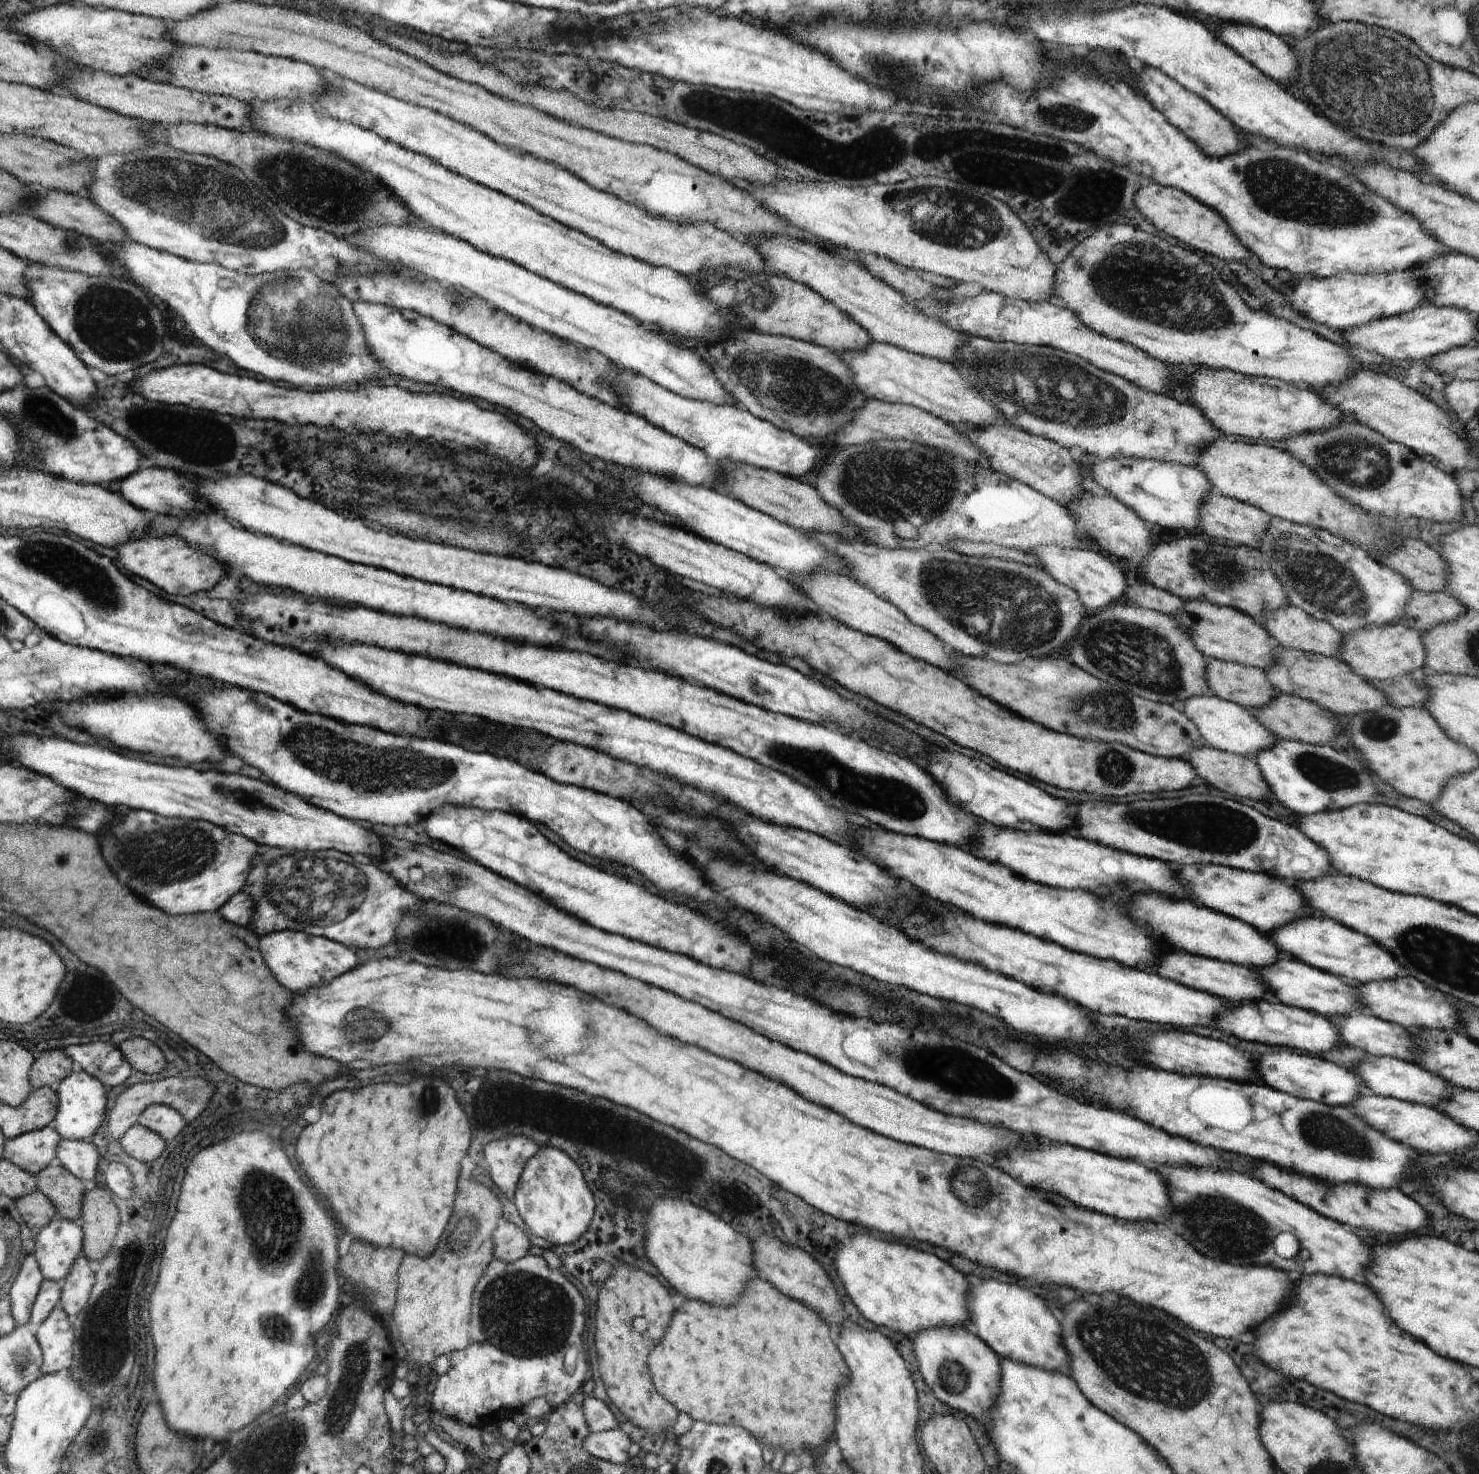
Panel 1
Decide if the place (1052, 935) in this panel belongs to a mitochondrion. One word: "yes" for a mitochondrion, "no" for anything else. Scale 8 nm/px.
no

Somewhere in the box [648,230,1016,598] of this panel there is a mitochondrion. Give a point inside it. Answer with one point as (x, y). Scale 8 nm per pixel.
(894, 483)

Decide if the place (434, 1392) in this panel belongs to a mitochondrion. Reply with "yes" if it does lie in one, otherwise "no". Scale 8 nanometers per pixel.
no

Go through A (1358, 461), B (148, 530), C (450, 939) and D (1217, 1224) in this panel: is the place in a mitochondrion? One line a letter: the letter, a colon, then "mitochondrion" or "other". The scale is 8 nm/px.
A: mitochondrion
B: other
C: mitochondrion
D: mitochondrion

